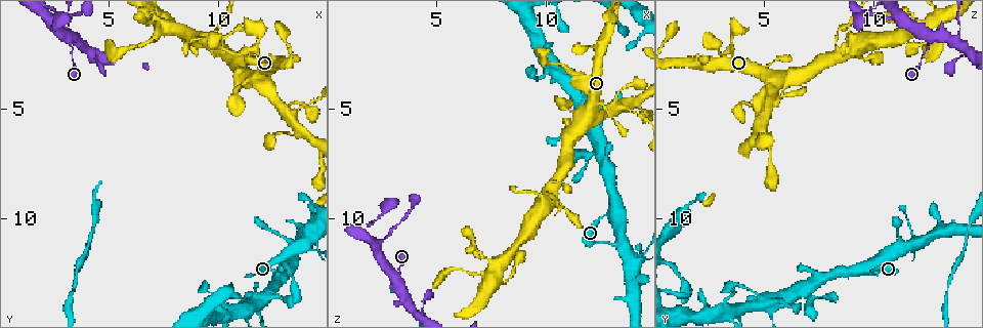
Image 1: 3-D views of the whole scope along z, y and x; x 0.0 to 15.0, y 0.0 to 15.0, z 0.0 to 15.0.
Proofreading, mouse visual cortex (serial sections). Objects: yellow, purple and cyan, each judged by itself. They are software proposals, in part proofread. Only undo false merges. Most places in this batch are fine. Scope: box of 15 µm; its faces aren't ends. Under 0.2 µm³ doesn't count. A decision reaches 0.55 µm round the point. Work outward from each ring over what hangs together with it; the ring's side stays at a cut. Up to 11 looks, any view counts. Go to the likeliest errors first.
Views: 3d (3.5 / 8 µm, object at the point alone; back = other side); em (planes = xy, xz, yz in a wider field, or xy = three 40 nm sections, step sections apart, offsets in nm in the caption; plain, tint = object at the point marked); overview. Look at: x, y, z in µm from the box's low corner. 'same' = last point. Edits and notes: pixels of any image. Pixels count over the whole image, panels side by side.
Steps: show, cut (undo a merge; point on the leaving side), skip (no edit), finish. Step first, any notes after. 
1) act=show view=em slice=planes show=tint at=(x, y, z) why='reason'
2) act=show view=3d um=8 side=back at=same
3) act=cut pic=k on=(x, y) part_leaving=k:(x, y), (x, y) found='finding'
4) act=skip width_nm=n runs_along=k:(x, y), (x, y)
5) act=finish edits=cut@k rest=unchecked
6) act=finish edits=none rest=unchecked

act=show view=3d um=3.5 at=(10.0, 1.3, 8.9) why='narrows sharply'

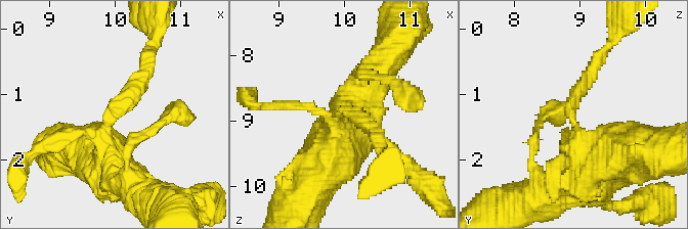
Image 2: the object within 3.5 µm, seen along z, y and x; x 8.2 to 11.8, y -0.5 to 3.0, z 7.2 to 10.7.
act=show view=em slice=xy step=5 show=tint at=(9.90, 1.40, 8.95) arm_widths_nm=250,500 why='now the EM'

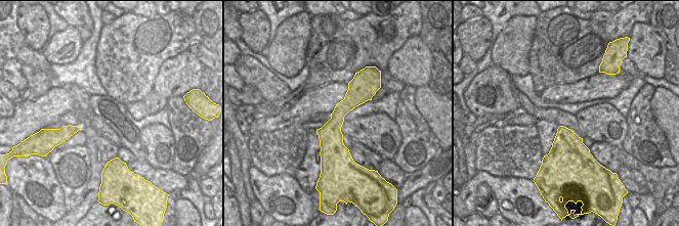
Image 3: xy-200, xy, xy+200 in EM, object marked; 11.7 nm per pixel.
act=skip runs_along=2:(115, 172), (105, 128), (143, 72) found='all the same cell'

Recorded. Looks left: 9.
act=show view=3d um=3.5 at=(13.2, 5.4, 5.0) why='two arms in line, one across'

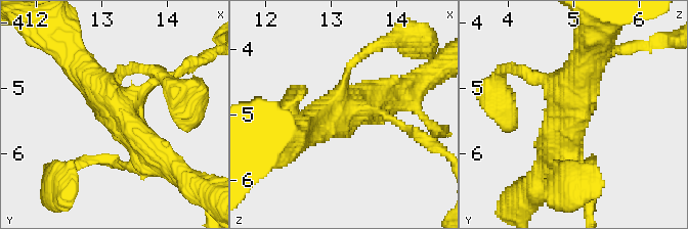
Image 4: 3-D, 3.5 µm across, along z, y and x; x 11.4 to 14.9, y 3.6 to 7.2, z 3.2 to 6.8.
act=show view=em slice=planes show=tint at=(13.25, 5.35, 4.95) why='now the EM'

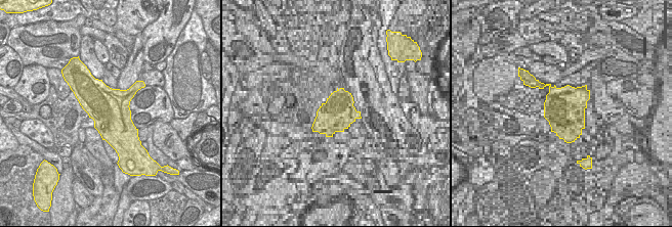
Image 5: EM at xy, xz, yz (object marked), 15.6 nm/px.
act=skip runs_along=4:(66, 45), (75, 63), (147, 145) found='one cell here'

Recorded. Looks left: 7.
act=show view=3d um=3.5 at=(14.0, 11.4, 11.8) why='side arm on a straight run'

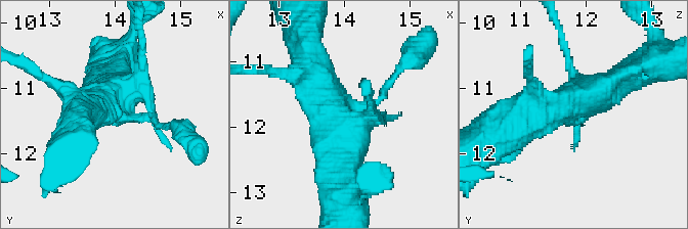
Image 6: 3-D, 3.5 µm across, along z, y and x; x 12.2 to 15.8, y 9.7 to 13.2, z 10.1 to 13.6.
act=skip runs_along=6:(305, 52), (349, 144), (349, 163) found='all the same cell'

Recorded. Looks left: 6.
act=show view=3d um=3.5 at=(3.2, 1.2, 13.9) why='a narrow waist'

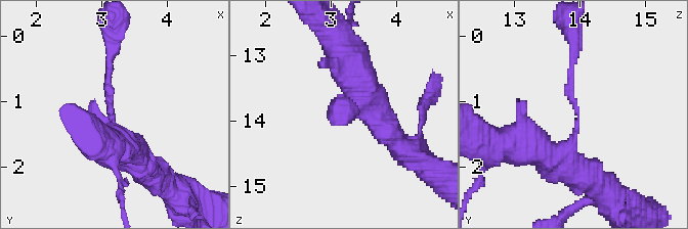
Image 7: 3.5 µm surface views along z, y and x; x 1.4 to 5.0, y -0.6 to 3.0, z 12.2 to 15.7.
act=show view=em slice=xy step=2 show=tint at=(3.10, 1.20, 13.90) arm_widths_nm=100,350 why='now the EM'

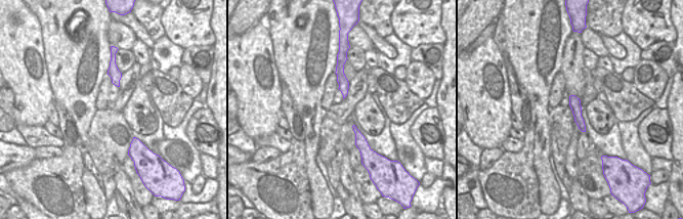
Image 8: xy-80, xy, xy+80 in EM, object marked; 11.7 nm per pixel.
act=show view=em slice=xy step=3 show=tint at=same

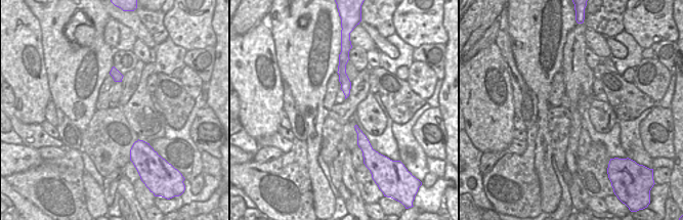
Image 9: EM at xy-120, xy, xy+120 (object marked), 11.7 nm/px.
act=skip runs_along=9:(341, 62), (346, 92) found='all the same cell'

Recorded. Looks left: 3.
act=finish edits=none rest=unchecked

